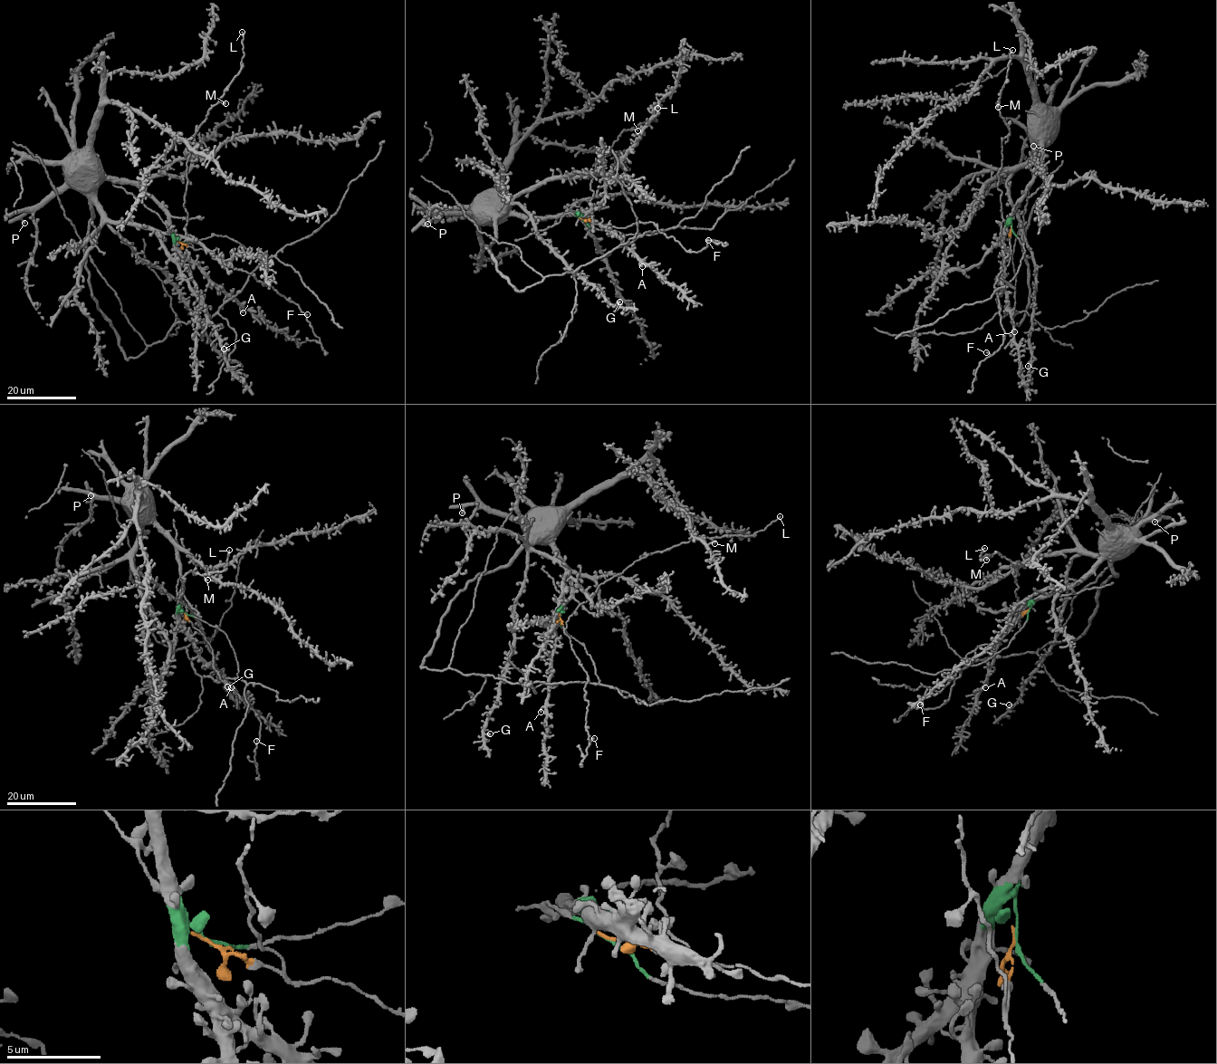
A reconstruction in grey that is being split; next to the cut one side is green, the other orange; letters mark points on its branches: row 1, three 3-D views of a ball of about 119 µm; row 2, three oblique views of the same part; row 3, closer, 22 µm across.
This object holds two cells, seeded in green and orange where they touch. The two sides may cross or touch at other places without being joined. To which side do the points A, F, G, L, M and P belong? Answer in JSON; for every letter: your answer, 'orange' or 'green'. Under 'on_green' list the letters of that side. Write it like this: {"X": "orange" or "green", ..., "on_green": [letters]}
{"A": "green", "F": "orange", "G": "green", "L": "orange", "M": "orange", "P": "green", "on_green": ["A", "G", "P"]}

